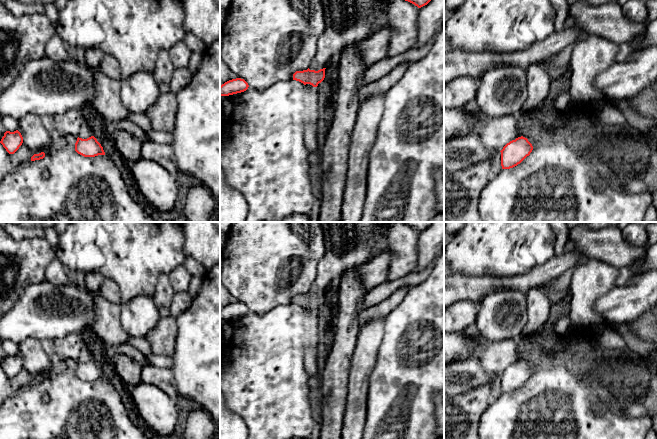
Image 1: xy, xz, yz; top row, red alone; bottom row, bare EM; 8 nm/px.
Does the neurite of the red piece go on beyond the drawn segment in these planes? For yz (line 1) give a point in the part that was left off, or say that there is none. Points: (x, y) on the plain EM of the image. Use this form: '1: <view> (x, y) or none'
1: none

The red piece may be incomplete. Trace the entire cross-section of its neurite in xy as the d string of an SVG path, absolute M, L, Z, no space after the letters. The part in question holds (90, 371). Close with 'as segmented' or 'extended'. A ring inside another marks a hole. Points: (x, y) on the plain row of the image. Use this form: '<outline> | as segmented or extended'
M94 360L87 363L77 362L75 375L84 381L95 381L105 379L103 371Z | as segmented

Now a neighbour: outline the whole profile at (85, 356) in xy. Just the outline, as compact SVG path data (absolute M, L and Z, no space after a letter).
M84 344L81 351L80 351L78 361L82 362L82 363L87 363L87 362L89 362L91 360L92 360L92 356L91 356L87 346Z

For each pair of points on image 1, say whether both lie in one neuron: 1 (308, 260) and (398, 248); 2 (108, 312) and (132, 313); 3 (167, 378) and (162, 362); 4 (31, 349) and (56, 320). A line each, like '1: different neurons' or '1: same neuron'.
1: different neurons
2: different neurons
3: different neurons
4: different neurons

